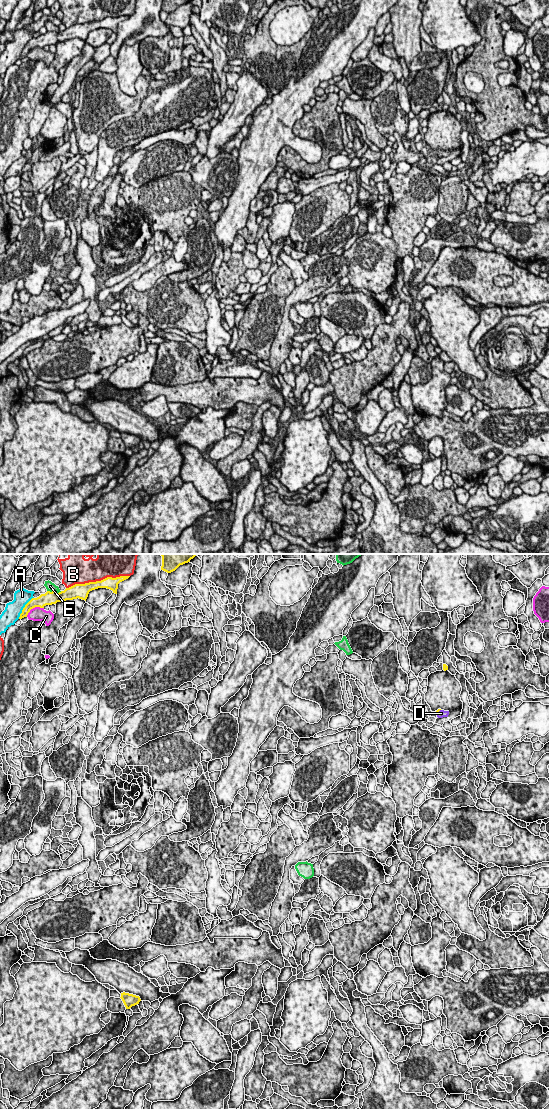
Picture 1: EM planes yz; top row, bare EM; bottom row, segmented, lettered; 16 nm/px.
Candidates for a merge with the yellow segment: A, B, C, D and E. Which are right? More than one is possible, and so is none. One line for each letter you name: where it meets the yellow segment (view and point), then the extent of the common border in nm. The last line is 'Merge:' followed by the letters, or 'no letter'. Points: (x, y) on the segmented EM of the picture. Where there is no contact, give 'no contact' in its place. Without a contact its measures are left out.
D: meets yellow in yz at (438, 711); contact 80 nm long
Merge: D

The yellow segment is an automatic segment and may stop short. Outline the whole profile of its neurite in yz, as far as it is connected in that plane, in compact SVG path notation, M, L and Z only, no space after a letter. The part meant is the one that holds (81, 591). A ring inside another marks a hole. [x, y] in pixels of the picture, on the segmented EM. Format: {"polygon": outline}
{"polygon": "M120 576L116 578L107 577L101 581L89 582L85 584L75 584L64 591L57 593L56 591L47 591L45 594L41 594L37 598L32 598L23 608L19 619L27 617L31 609L35 607L44 608L46 605L56 604L66 600L82 599L85 600L88 597L90 591L98 588L107 588L117 594L118 584L130 576Z"}

